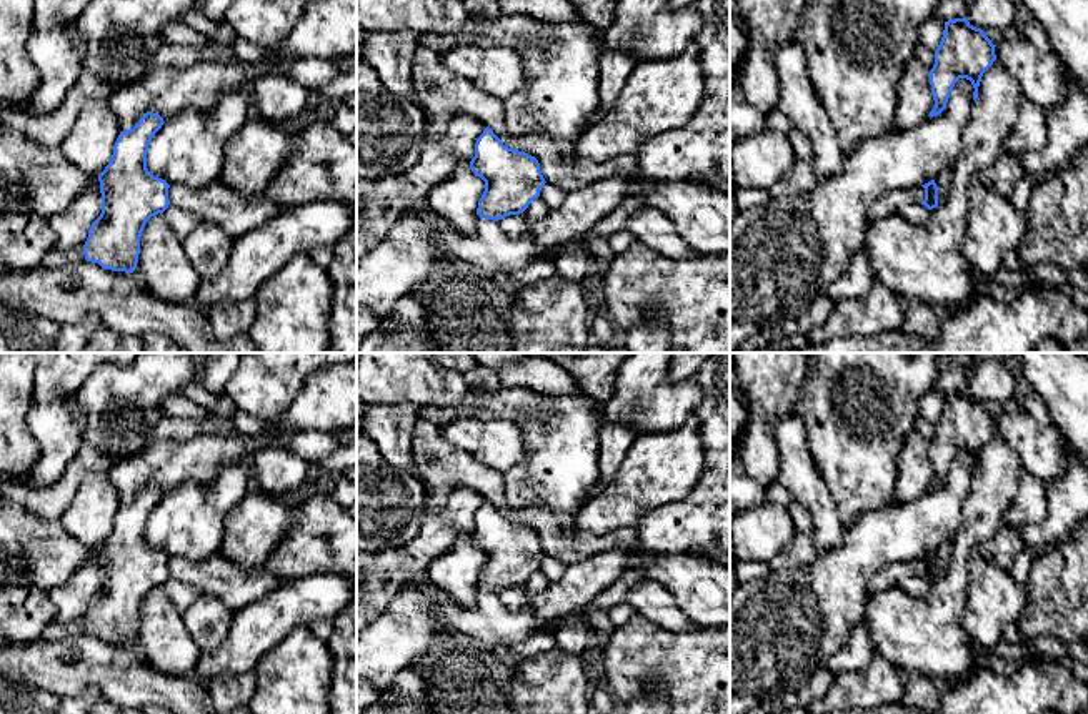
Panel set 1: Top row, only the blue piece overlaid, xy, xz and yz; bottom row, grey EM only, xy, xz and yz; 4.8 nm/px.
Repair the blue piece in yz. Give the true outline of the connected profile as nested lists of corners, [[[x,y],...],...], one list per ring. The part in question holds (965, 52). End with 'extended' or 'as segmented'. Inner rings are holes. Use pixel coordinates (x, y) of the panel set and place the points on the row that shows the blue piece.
[[[966,17],[945,22],[941,42],[935,50],[935,65],[928,73],[935,100],[928,117],[936,117],[946,108],[950,93],[960,78],[971,82],[976,103],[981,77],[996,60],[995,47]]]; as segmented

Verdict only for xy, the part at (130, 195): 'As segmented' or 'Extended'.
As segmented

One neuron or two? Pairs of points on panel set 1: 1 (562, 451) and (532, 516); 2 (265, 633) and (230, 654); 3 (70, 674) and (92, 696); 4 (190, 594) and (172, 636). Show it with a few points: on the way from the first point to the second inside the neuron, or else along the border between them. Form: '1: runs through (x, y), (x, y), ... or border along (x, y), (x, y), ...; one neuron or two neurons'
1: border along (505, 481), (510, 506), (542, 503), (557, 518); two neurons
2: runs through (257, 633), (239, 649); one neuron
3: border along (102, 693), (94, 688), (84, 688), (65, 696); two neurons
4: border along (160, 586), (182, 611); two neurons

